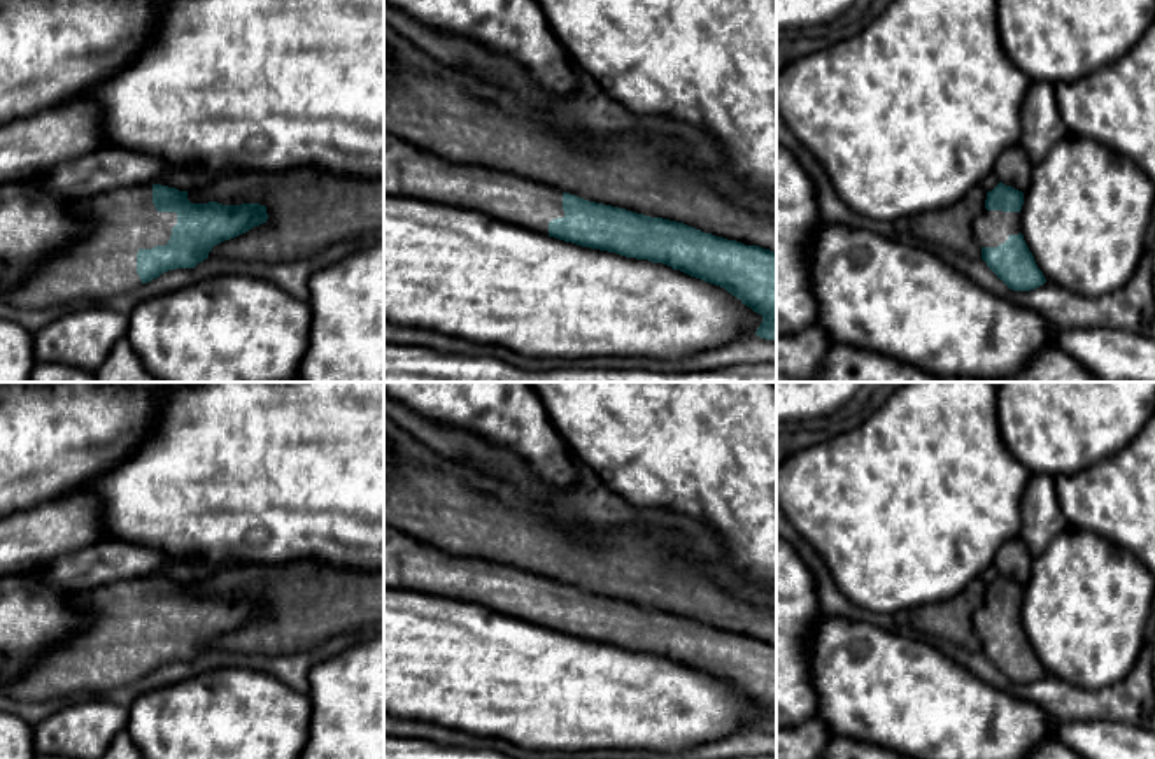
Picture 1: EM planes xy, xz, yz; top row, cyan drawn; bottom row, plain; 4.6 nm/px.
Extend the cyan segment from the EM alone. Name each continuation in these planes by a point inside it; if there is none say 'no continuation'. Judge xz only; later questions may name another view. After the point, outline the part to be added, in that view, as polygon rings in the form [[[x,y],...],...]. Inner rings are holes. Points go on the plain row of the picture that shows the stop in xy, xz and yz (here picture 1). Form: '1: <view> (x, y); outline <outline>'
1: xz (409, 565); outline [[[384,526],[384,589],[477,603],[543,628],[552,612],[564,610],[563,585],[554,580],[457,557],[389,526]]]

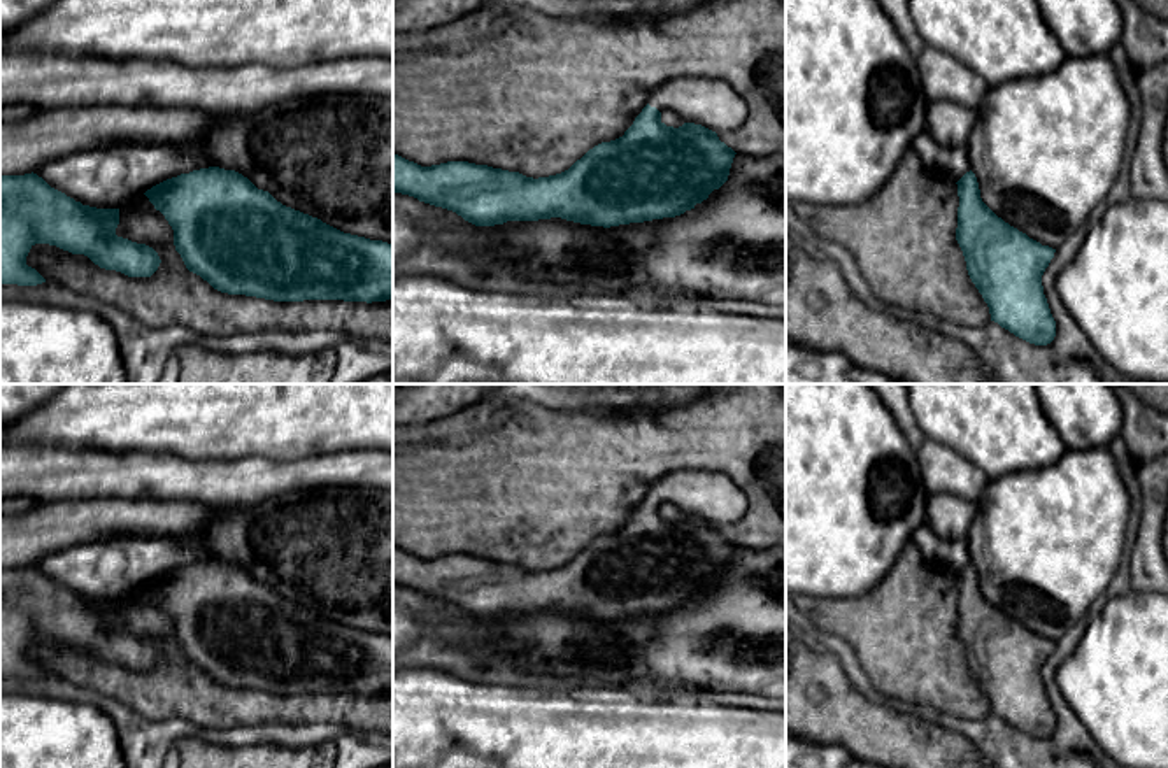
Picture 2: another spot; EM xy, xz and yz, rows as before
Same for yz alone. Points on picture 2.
no continuation

